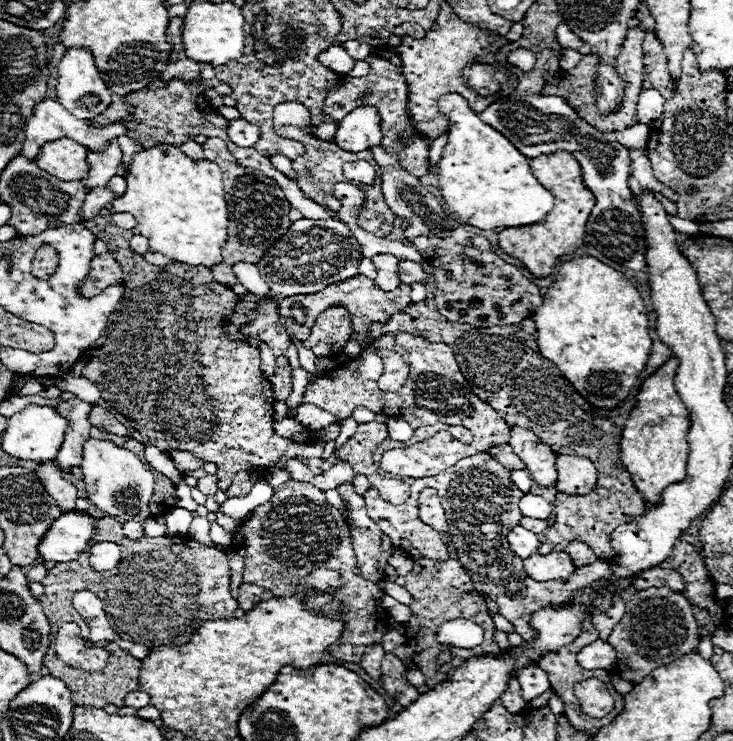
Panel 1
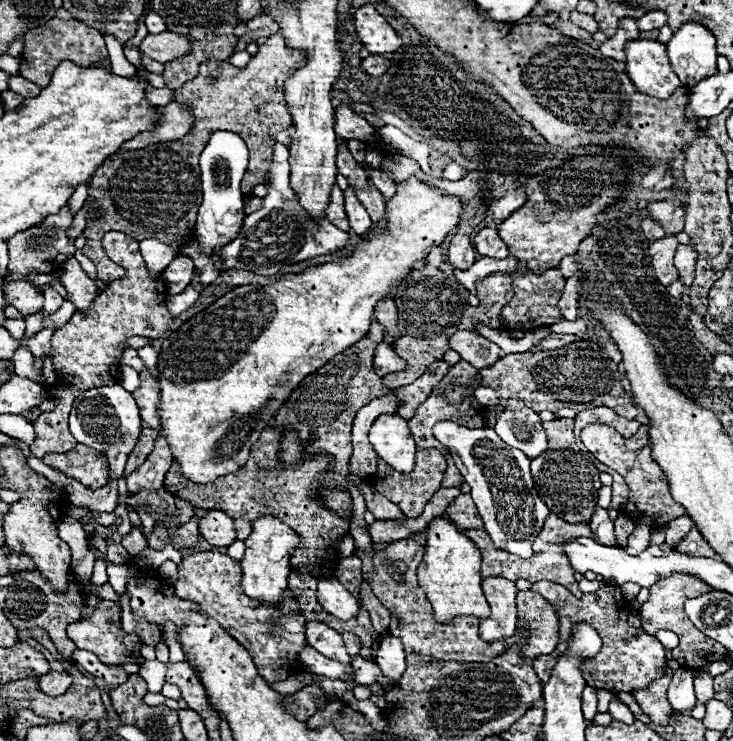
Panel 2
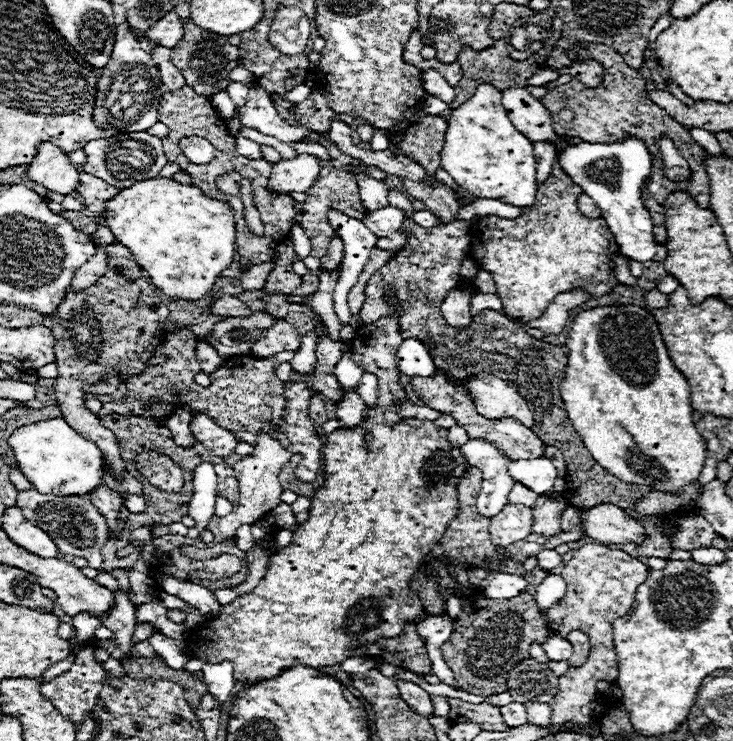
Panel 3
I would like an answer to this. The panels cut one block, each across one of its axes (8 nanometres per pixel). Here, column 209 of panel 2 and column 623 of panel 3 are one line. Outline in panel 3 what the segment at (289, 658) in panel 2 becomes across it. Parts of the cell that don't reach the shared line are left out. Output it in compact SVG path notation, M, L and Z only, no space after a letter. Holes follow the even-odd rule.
M584 544L572 554L572 560L564 564L562 578L566 580L566 596L554 606L550 606L546 612L550 630L563 638L567 638L572 630L586 632L592 650L584 666L570 668L564 676L560 676L558 694L550 702L552 724L564 722L586 724L592 720L590 702L596 696L596 682L598 680L614 682L618 678L612 624L616 618L624 616L632 608L638 586L648 578L648 566L618 548L608 548L602 544Z

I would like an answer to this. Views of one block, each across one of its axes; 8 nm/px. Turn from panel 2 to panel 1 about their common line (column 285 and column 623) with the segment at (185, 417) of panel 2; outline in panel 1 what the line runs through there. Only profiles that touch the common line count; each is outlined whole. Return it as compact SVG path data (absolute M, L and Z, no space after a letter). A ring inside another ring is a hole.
M586 256L572 262L564 262L558 270L556 280L548 288L542 306L534 312L532 320L538 330L538 348L540 354L552 360L566 380L582 394L582 398L594 410L616 410L638 384L640 372L646 368L652 340L648 336L648 316L646 306L638 294L638 290L626 280L624 274L612 270L600 260Z

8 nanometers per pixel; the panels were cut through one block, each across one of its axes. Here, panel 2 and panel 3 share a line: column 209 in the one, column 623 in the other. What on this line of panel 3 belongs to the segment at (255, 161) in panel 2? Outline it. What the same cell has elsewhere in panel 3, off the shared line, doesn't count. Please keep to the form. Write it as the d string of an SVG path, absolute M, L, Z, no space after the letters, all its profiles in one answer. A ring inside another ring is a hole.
M576 44L574 48L574 60L596 60L602 68L604 68L604 80L596 86L596 88L582 88L576 82L568 82L564 86L558 86L554 90L550 90L542 102L548 108L550 116L552 116L552 124L554 124L554 132L556 134L568 134L568 136L578 136L586 142L600 142L600 144L614 144L624 140L626 136L634 136L648 146L648 152L652 154L652 172L648 176L648 182L644 186L642 192L642 202L646 204L646 210L652 216L662 216L664 214L664 202L668 198L668 194L672 194L674 190L680 188L680 184L668 180L664 176L664 166L662 166L662 158L660 158L660 146L658 140L660 136L668 136L672 138L674 146L678 148L678 152L686 158L688 166L690 166L690 180L684 182L686 190L690 190L696 196L696 202L702 208L710 208L710 180L706 174L706 150L694 142L688 134L686 128L682 128L680 124L674 124L670 120L668 114L664 114L664 110L660 110L654 102L650 102L644 94L646 84L644 78L638 70L626 66L626 62L622 60L622 56L606 44Z

